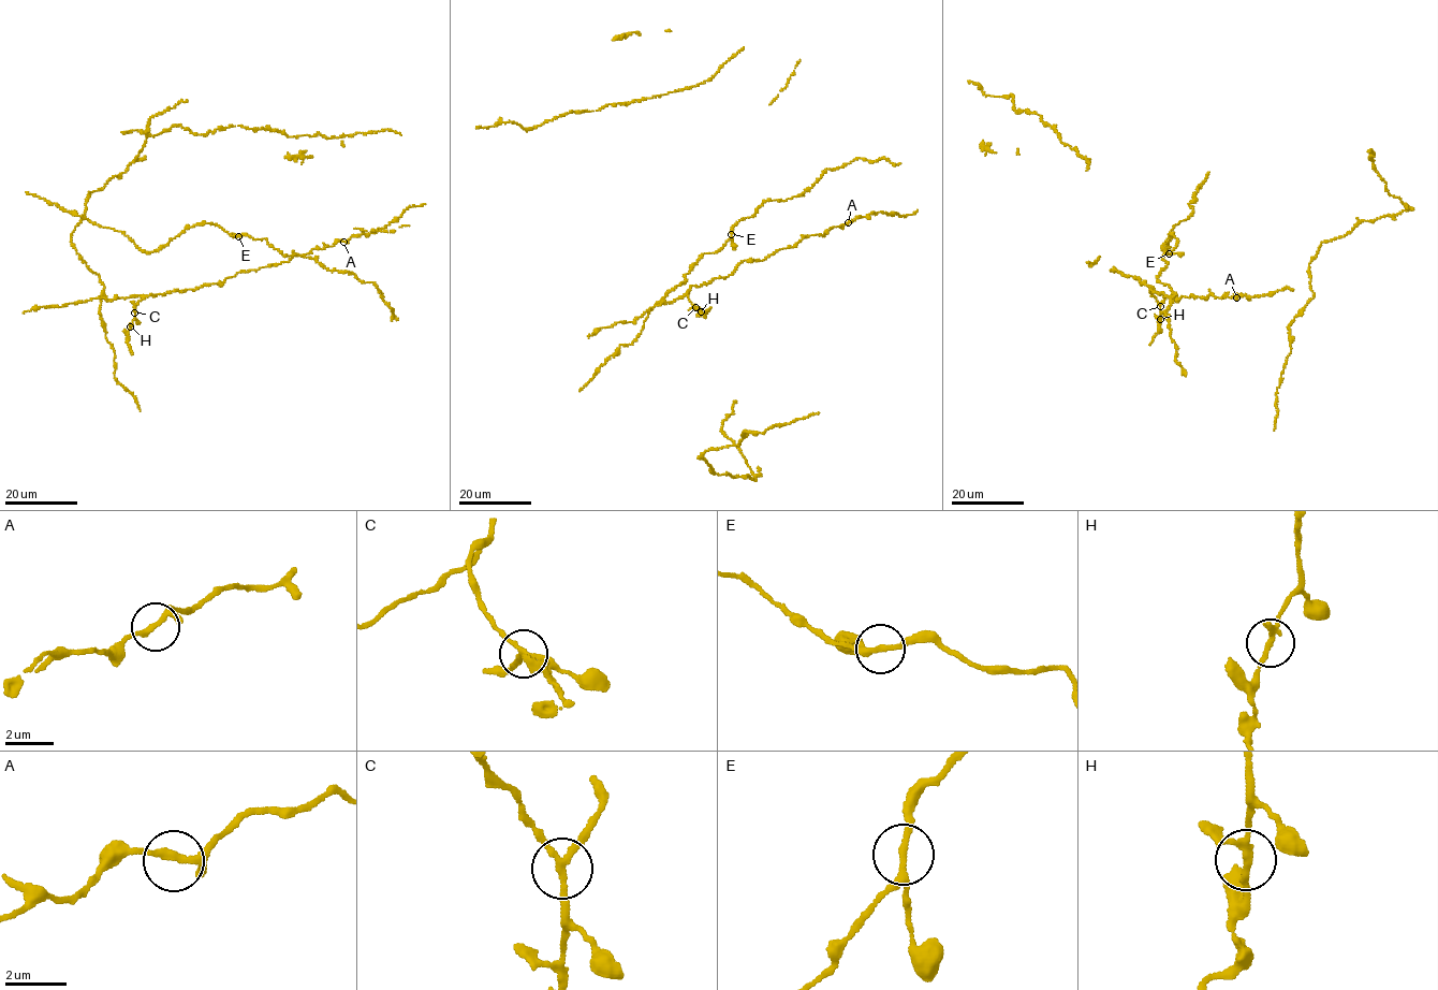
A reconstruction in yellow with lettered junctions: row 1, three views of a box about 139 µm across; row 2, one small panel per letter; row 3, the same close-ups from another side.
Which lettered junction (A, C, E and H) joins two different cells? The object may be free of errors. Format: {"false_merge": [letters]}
{"false_merge": []}

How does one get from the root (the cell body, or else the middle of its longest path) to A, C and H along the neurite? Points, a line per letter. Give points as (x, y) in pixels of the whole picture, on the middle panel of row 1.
A: (791, 247), (796, 246), (804, 236), (824, 235), (832, 227), (848, 222)
C: (791, 247), (778, 249), (763, 261), (740, 261), (727, 277), (691, 286), (687, 294), (695, 307)
H: (791, 247), (778, 249), (763, 261), (740, 261), (727, 277), (691, 286), (687, 294), (700, 311)

